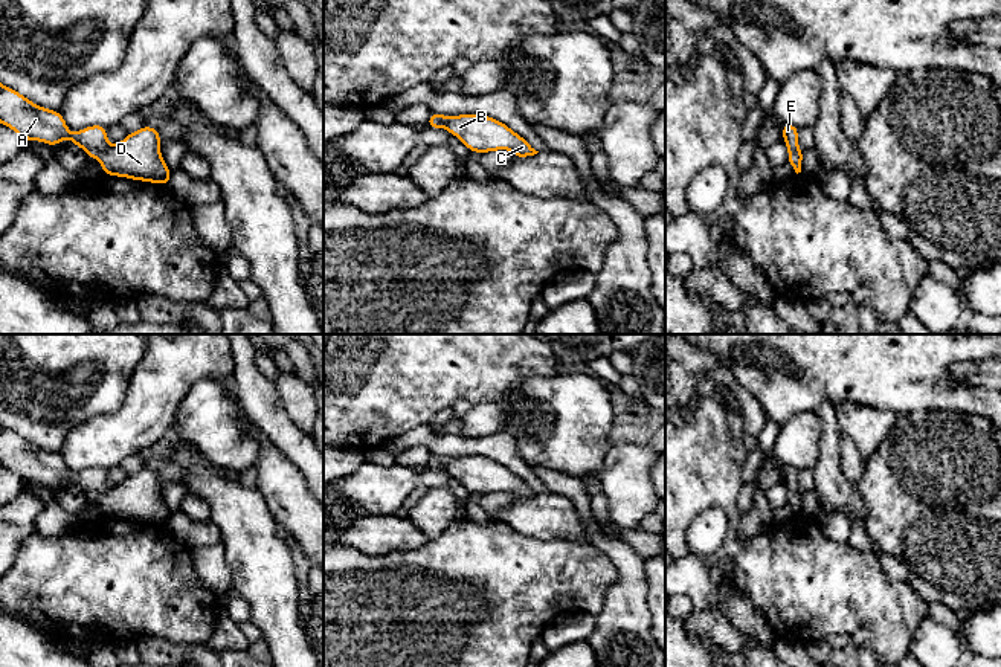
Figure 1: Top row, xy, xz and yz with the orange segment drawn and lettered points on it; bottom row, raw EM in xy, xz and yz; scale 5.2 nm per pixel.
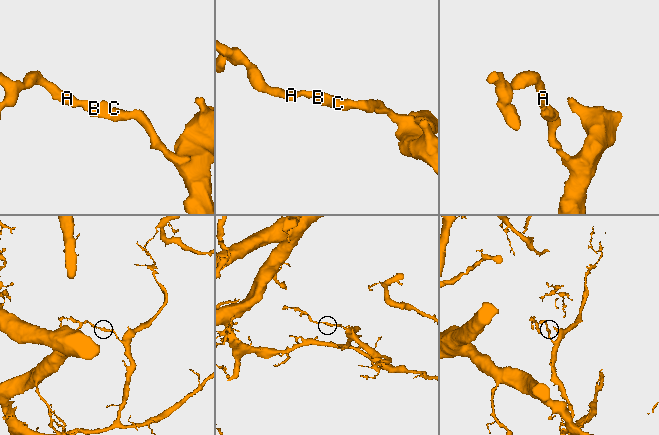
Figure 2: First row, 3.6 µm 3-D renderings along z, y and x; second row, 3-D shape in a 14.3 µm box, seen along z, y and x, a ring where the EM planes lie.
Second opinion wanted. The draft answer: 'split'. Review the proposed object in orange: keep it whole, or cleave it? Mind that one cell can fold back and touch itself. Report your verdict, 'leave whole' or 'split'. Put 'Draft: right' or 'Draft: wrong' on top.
Draft: wrong
leave whole

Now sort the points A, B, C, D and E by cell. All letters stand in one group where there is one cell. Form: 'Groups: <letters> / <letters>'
Groups: A B C D E

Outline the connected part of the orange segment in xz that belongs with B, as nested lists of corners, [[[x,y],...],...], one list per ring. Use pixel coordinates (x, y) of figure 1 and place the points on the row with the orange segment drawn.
[[[432,113],[427,127],[444,127],[450,134],[459,137],[470,151],[479,154],[510,150],[514,157],[529,157],[539,153],[510,127],[485,114],[443,116]]]

